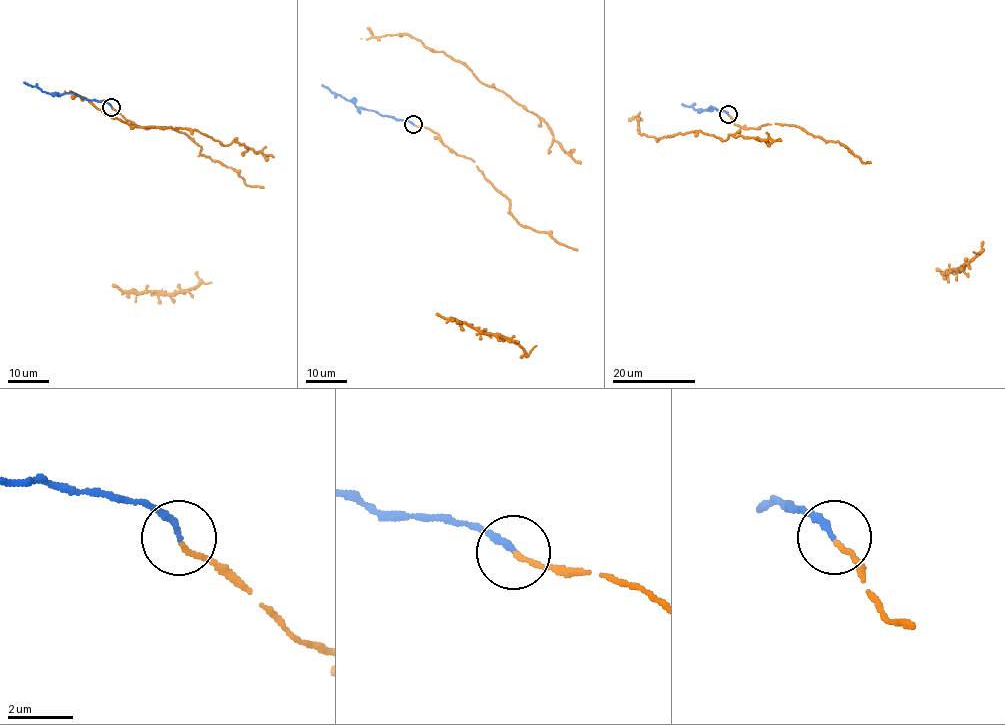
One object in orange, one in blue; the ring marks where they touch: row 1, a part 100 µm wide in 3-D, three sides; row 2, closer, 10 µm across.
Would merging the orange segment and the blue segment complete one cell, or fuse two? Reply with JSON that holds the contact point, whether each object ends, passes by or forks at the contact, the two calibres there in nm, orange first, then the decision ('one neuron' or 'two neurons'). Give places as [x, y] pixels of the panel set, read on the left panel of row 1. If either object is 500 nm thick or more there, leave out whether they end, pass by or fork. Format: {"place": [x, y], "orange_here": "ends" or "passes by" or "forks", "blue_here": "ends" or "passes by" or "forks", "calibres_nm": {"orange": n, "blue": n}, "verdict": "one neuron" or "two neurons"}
{"place": [111, 107], "orange_here": "ends", "blue_here": "ends", "calibres_nm": {"orange": 120, "blue": 200}, "verdict": "one neuron"}

